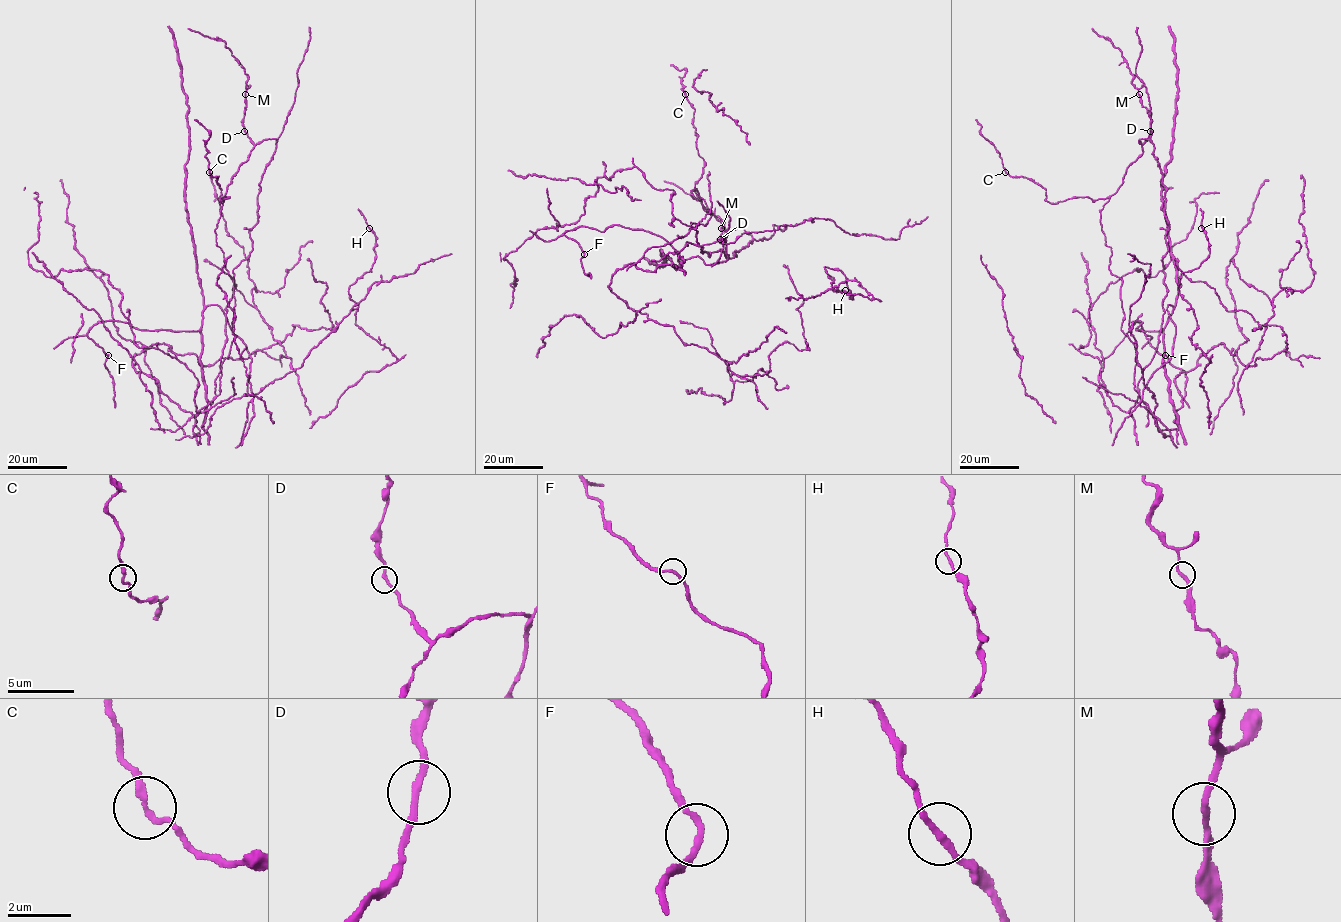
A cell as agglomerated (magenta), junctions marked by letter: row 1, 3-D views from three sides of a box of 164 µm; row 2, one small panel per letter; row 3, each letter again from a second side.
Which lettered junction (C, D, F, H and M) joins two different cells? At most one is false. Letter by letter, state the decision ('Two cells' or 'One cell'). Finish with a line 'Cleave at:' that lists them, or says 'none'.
C: One cell
D: One cell
F: One cell
H: One cell
M: One cell
Cleave at: none

